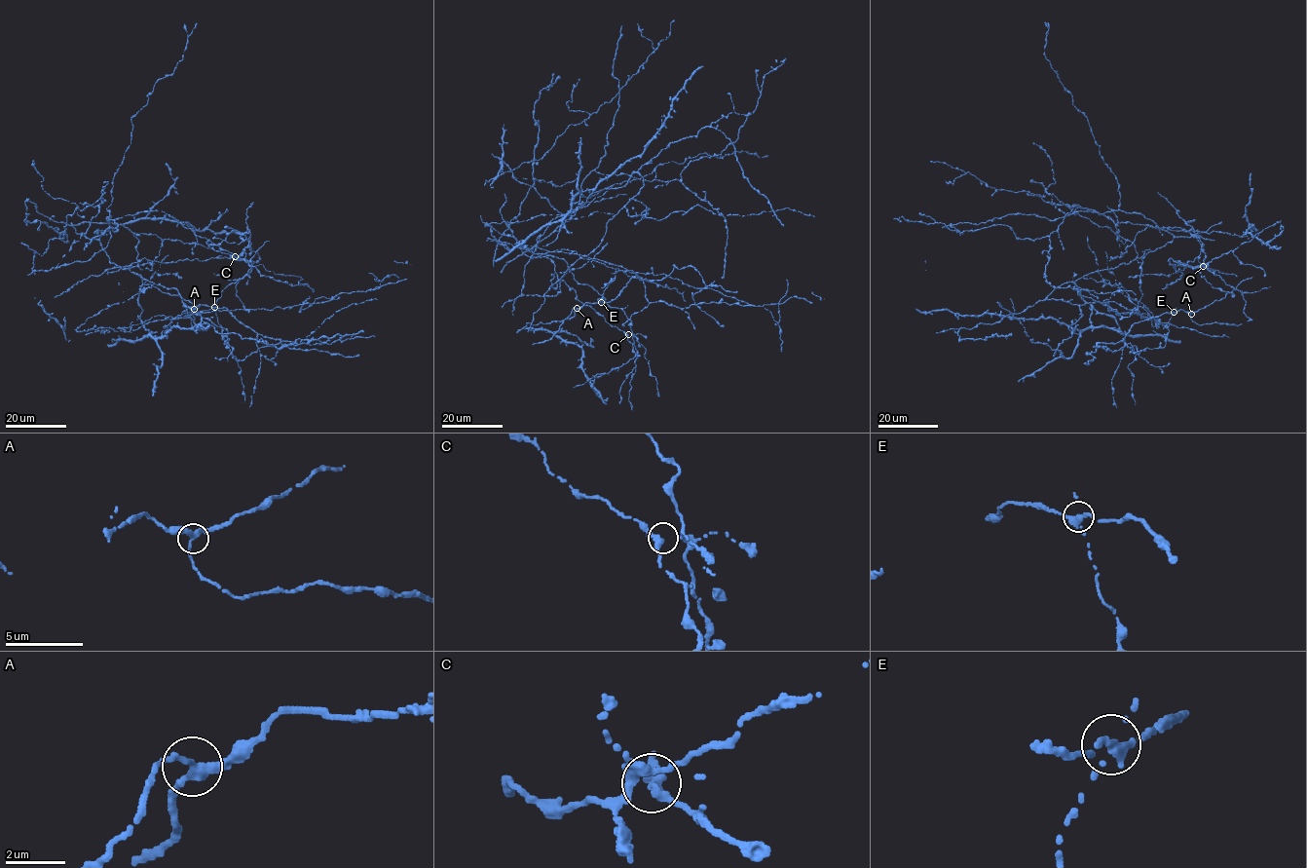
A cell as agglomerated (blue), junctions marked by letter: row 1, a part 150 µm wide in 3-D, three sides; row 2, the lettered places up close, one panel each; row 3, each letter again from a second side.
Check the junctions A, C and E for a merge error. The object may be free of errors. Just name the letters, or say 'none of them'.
E

